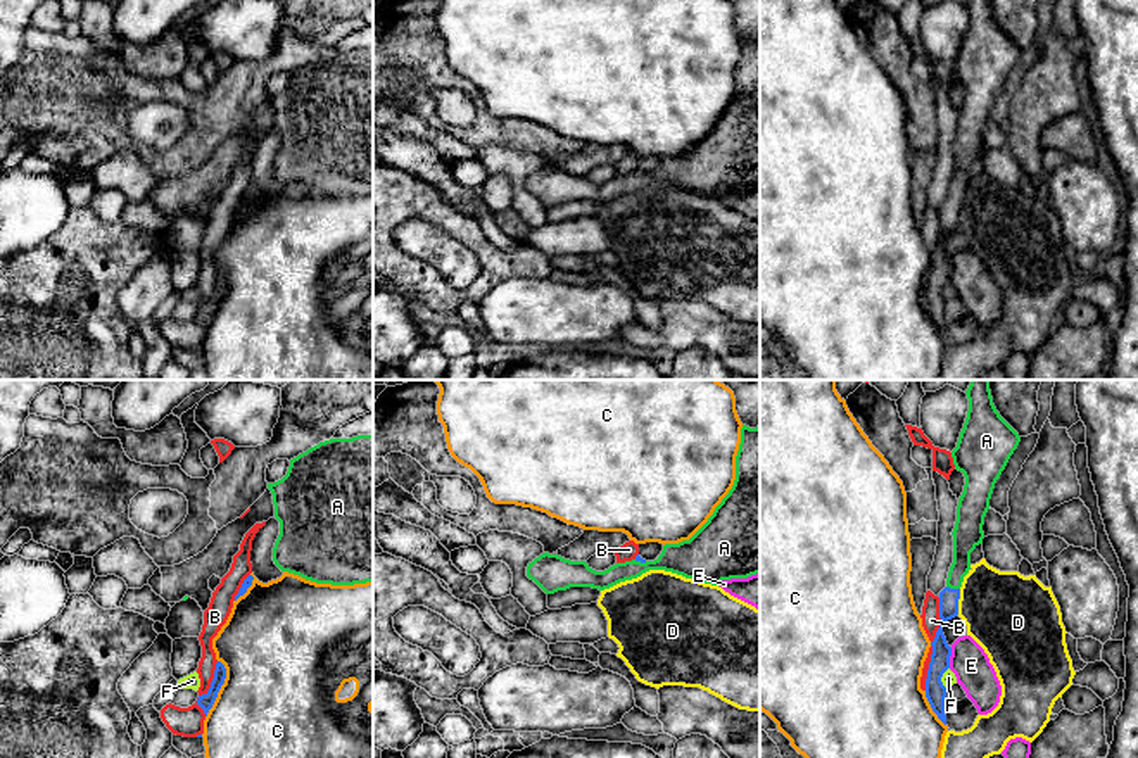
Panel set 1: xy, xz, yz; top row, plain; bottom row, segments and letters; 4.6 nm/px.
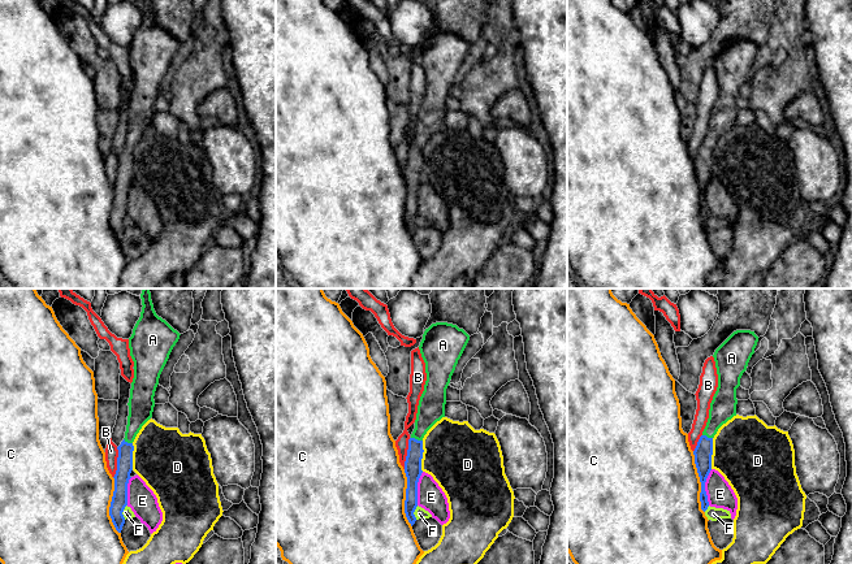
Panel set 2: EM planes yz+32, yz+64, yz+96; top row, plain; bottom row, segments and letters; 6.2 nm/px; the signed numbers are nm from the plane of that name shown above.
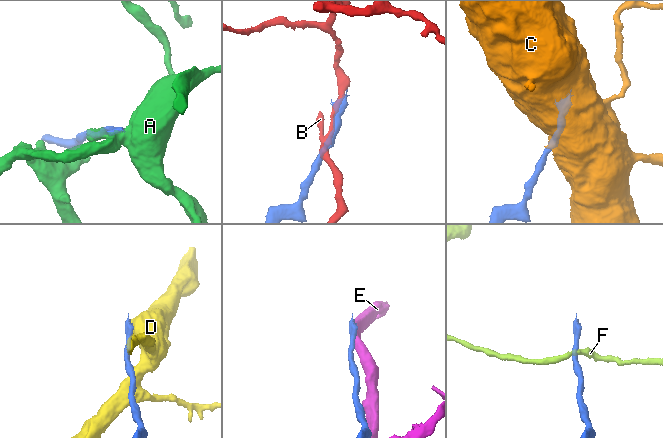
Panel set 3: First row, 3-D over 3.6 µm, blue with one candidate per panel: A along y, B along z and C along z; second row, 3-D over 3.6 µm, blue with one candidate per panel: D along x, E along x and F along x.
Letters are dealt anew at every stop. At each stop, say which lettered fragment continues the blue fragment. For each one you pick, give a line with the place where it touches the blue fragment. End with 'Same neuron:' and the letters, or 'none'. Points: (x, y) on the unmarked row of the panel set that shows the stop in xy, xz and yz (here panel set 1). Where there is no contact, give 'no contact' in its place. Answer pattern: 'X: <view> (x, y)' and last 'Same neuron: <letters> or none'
A: yz (954, 202)
Same neuron: A

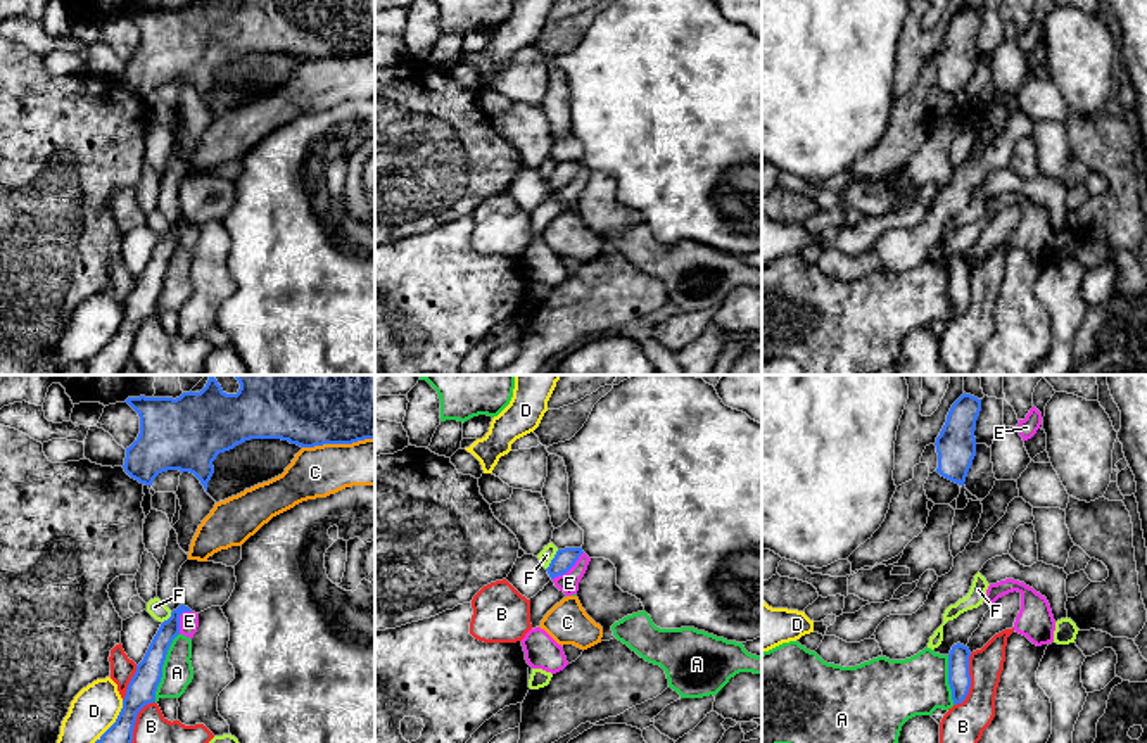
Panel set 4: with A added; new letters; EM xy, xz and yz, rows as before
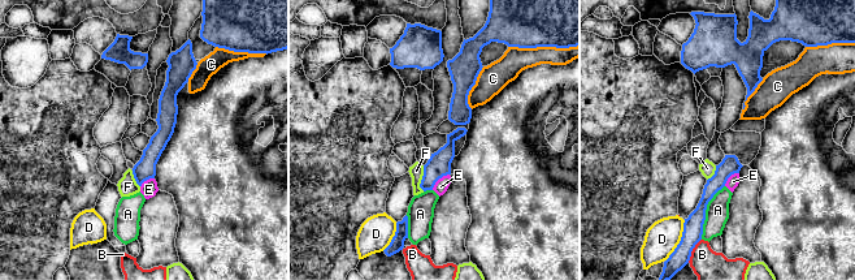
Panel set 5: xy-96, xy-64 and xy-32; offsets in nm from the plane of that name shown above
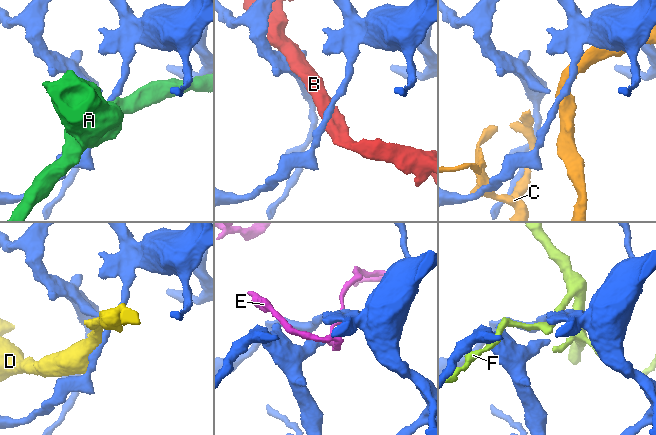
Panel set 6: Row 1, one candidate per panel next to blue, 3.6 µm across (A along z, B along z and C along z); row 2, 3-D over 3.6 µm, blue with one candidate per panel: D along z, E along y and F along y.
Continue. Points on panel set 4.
Same neuron: none

